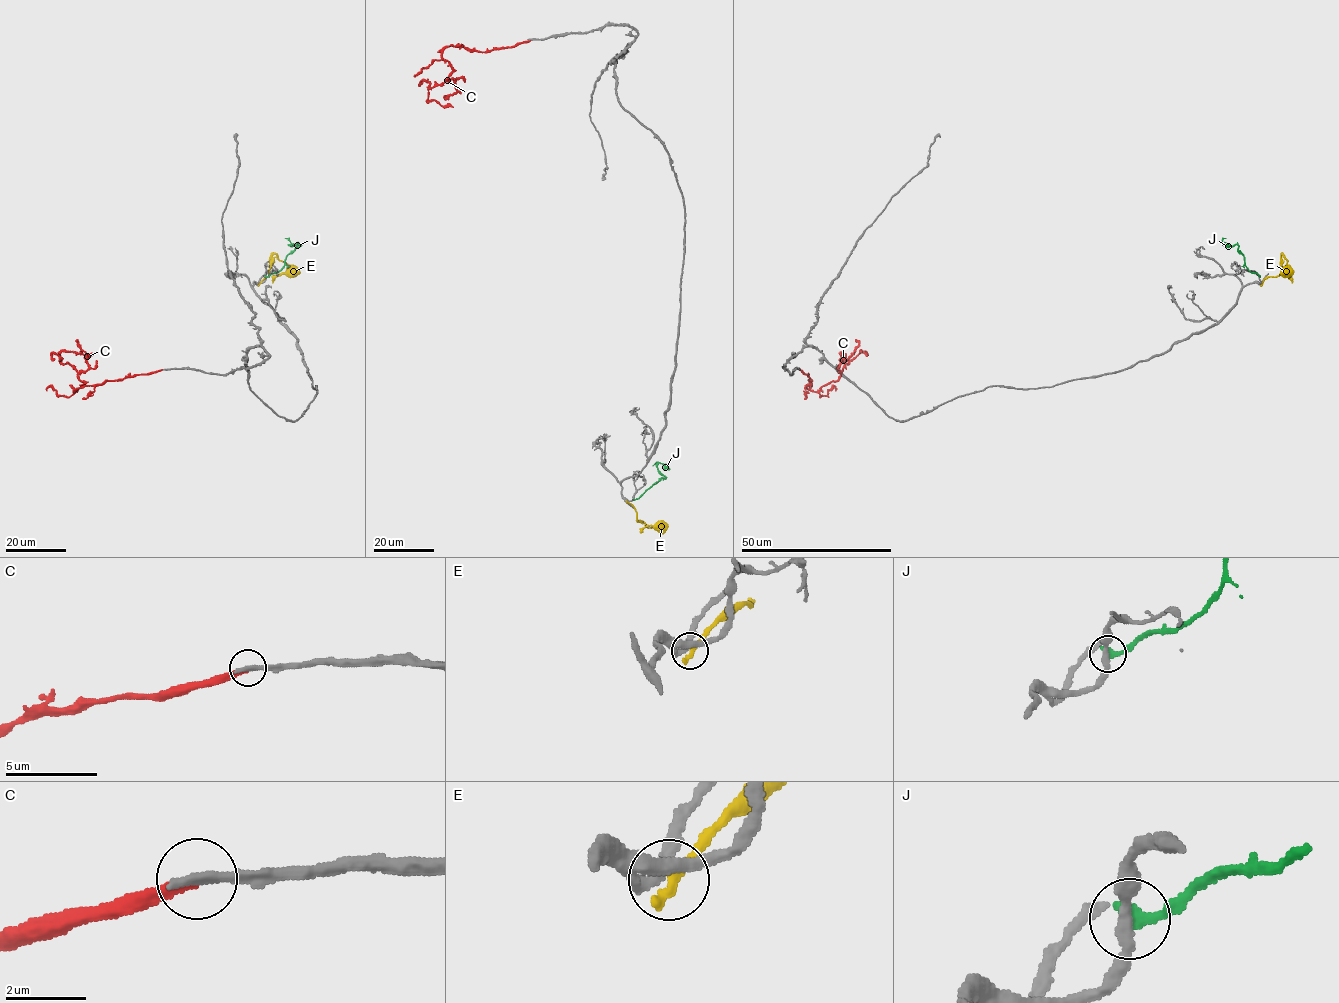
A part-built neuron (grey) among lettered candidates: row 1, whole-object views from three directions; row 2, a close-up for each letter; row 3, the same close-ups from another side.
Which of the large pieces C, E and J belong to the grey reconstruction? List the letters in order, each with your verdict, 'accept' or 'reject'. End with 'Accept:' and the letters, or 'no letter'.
C: reject
E: reject
J: reject
Accept: no letter

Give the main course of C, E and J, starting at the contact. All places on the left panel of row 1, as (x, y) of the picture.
C: (161, 370), (81, 386), (74, 391), (84, 382), (72, 366), (60, 361), (60, 352), (82, 353), (85, 356)
E: (259, 284), (268, 277), (269, 262), (275, 254), (287, 265), (287, 271), (278, 274), (272, 283)
J: (266, 277), (281, 268), (285, 257), (297, 245), (289, 245), (301, 245)

